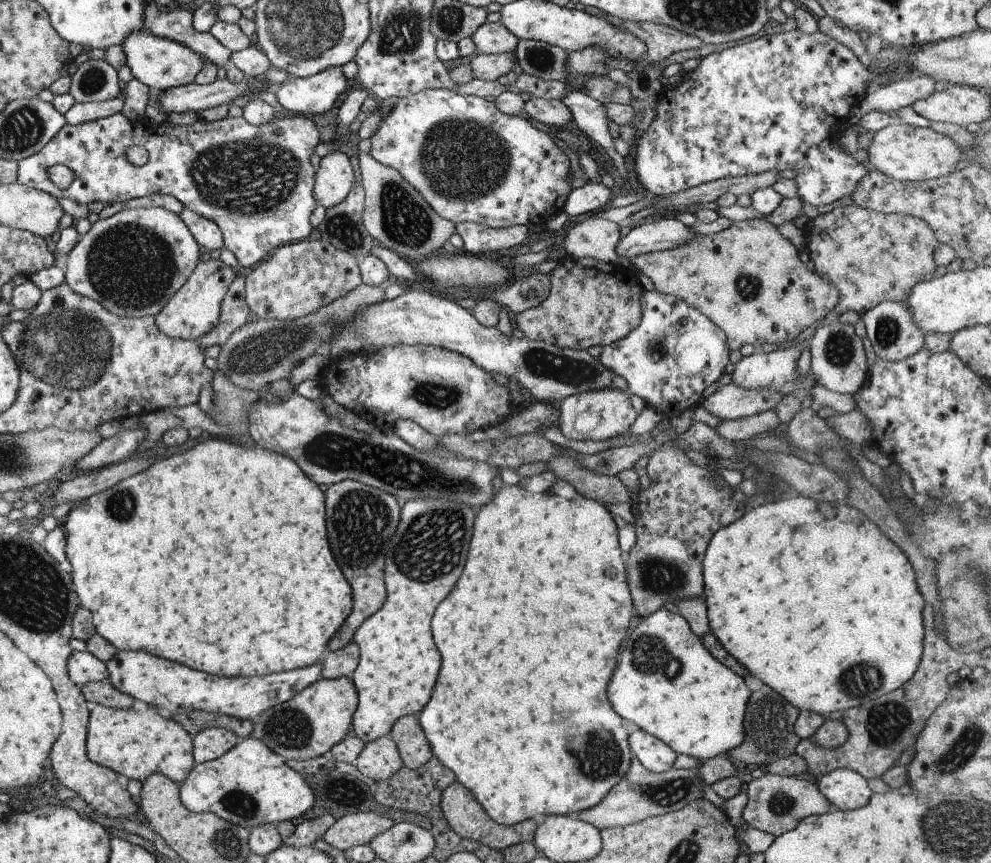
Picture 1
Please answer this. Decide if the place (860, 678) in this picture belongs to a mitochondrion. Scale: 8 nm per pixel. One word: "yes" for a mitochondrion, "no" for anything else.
yes

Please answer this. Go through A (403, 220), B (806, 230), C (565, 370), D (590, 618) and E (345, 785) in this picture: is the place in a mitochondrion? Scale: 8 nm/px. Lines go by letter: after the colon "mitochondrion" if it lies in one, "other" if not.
A: mitochondrion
B: other
C: mitochondrion
D: other
E: other

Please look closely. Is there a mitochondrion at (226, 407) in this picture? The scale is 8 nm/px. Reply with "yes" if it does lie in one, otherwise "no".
yes

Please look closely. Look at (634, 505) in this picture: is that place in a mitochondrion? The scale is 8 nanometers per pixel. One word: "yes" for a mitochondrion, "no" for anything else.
no

